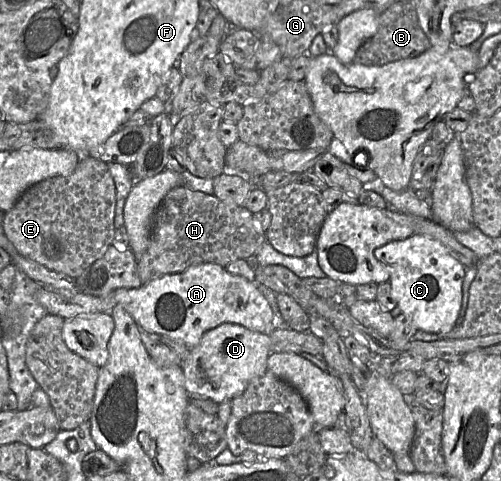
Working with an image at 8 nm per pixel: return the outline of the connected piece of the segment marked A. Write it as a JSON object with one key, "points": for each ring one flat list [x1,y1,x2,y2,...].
{"points":[[215,263,194,265,181,273,164,275,140,288,118,288,103,297,79,293,67,298,40,288,36,299,49,314,64,320,82,314,110,313,113,307,121,305,139,327,181,342,189,348,198,345,205,332,223,323,238,324,268,335,275,330,274,312,256,282,240,275,231,275]]}

